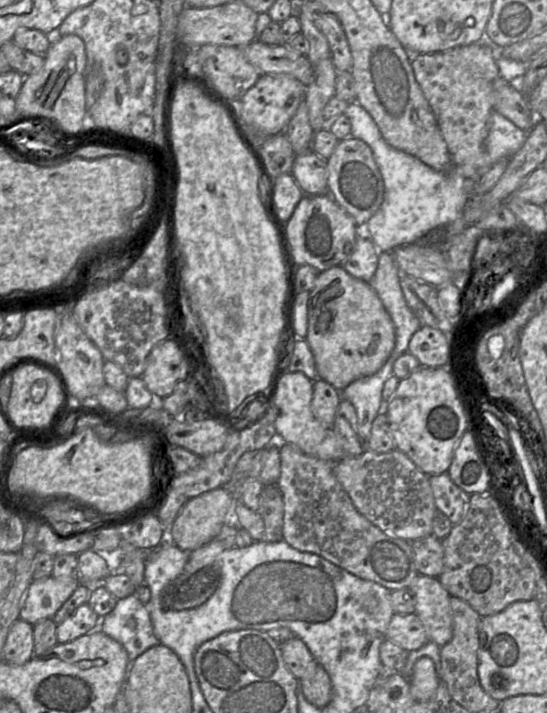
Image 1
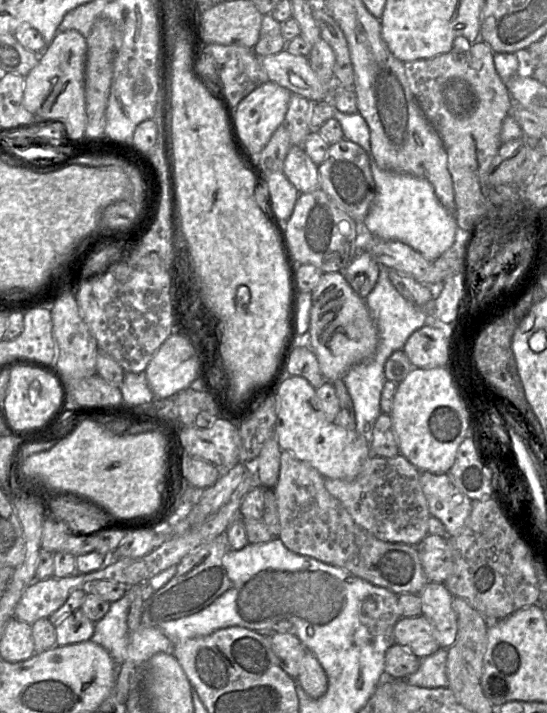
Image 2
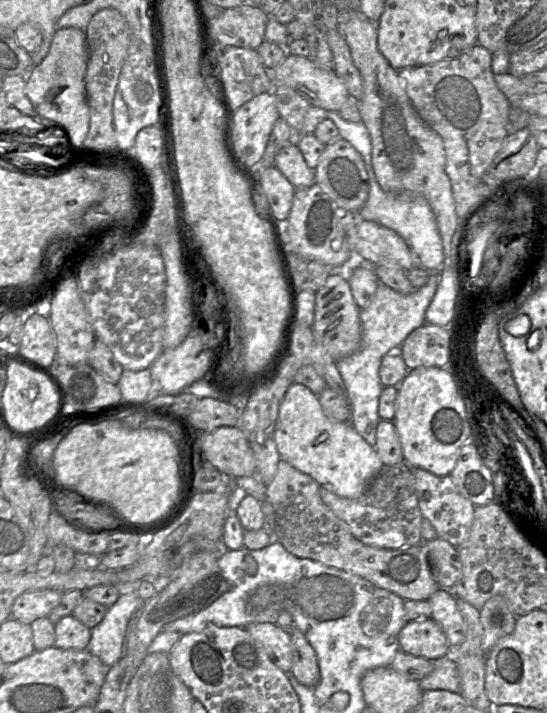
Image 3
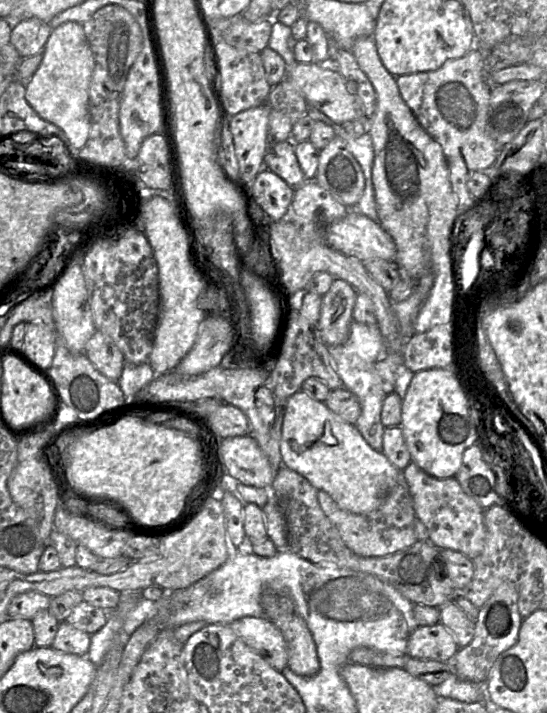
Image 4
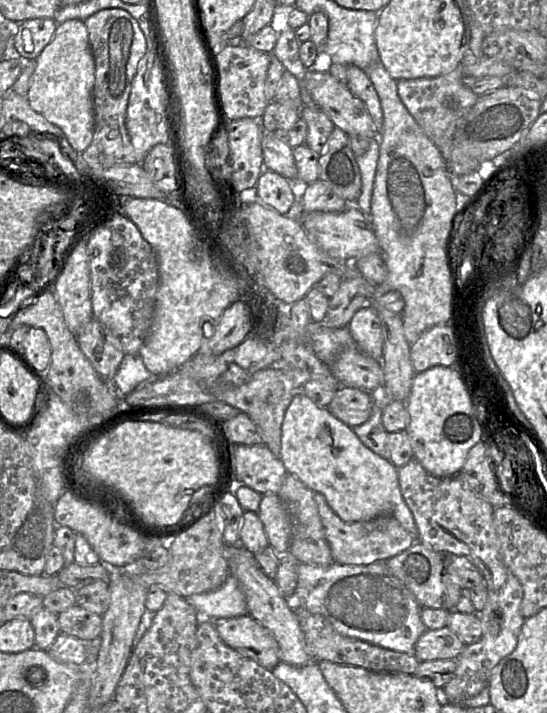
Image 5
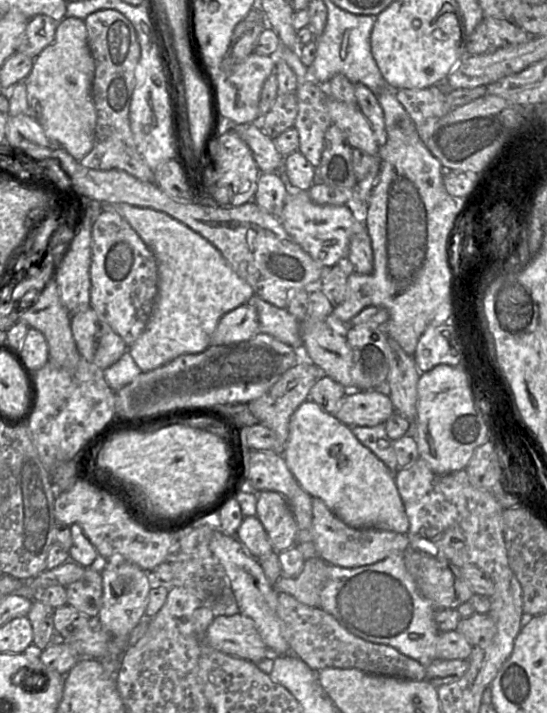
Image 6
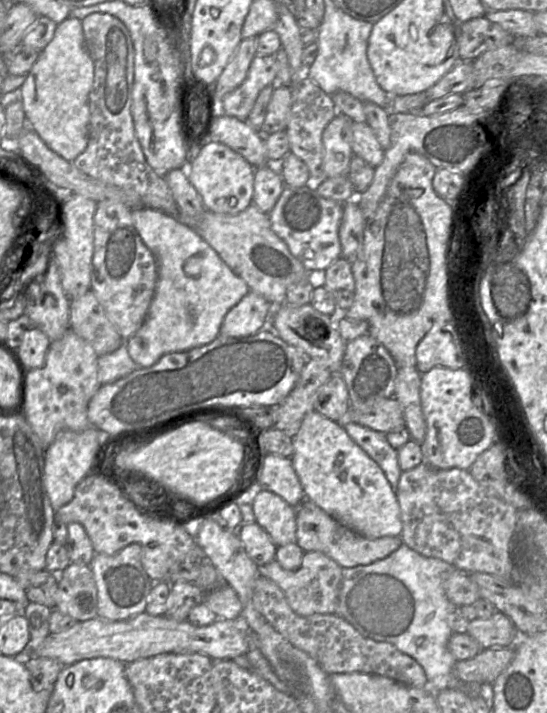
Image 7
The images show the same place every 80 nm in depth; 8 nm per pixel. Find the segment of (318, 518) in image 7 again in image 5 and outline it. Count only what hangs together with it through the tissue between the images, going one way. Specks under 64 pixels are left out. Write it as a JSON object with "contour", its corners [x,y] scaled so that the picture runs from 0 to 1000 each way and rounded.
{"contour":[[[574,691],[574,703],[581,712],[611,790],[675,792],[687,787],[706,787],[750,769],[762,757],[717,724],[698,724],[675,731],[638,734],[627,731],[605,714],[587,691]]]}

